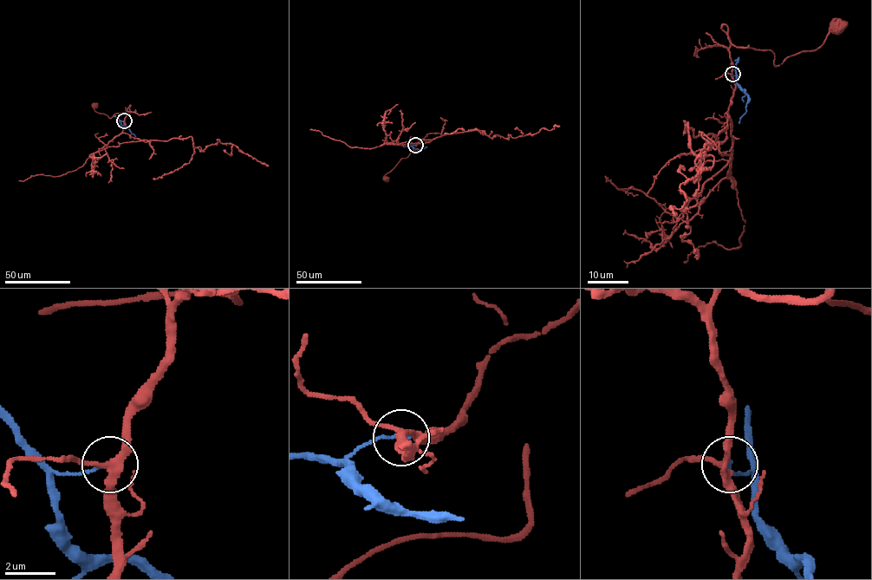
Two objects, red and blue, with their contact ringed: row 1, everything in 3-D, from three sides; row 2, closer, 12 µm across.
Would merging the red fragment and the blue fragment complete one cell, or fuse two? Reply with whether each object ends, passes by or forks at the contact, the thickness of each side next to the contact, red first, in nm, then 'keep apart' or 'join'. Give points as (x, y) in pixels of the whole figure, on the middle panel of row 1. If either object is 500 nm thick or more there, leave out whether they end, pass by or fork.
red forks; blue ends; calibres 280 and 120 nm; keep apart

